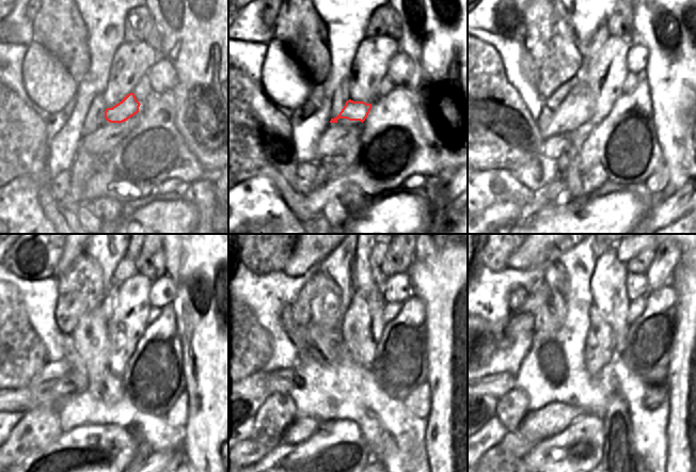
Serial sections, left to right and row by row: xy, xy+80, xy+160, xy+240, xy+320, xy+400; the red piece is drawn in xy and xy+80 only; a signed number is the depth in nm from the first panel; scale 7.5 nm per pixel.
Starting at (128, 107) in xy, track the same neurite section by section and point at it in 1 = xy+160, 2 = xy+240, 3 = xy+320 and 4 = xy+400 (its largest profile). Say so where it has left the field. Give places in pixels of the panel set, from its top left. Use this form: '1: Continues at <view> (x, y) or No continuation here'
1: Continues at xy+160 (564, 119)
2: Continues at xy+240 (41, 391)
3: Continues at xy+320 (250, 394)
4: Continues at xy+400 (489, 404).

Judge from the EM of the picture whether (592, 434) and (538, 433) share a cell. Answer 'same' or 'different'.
different

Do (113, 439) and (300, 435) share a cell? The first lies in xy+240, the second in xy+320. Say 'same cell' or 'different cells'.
different cells

